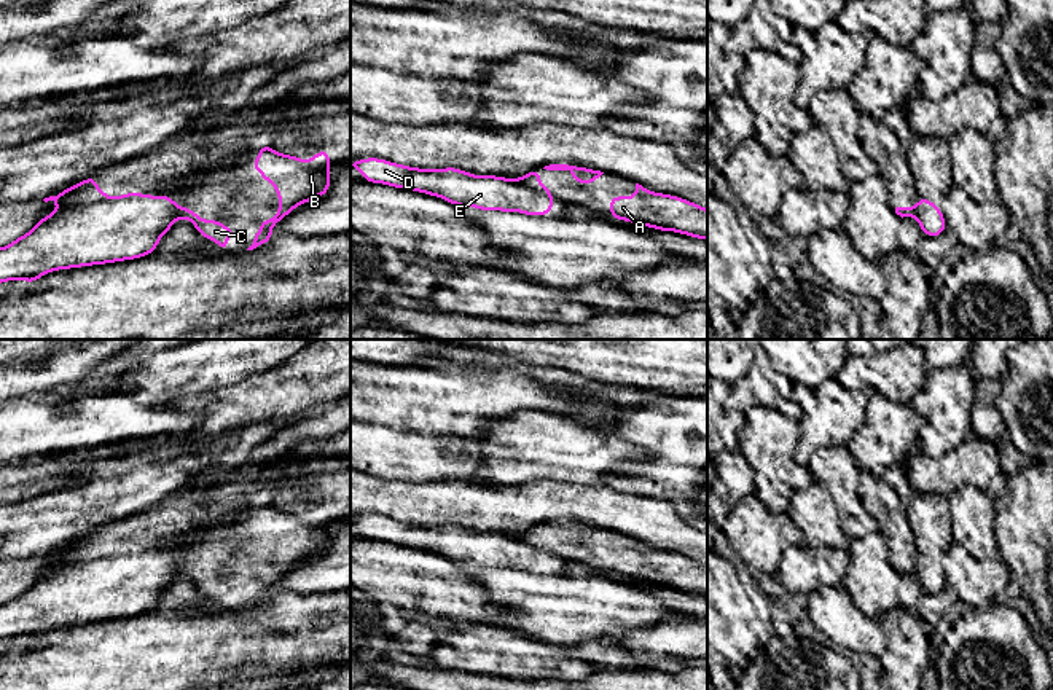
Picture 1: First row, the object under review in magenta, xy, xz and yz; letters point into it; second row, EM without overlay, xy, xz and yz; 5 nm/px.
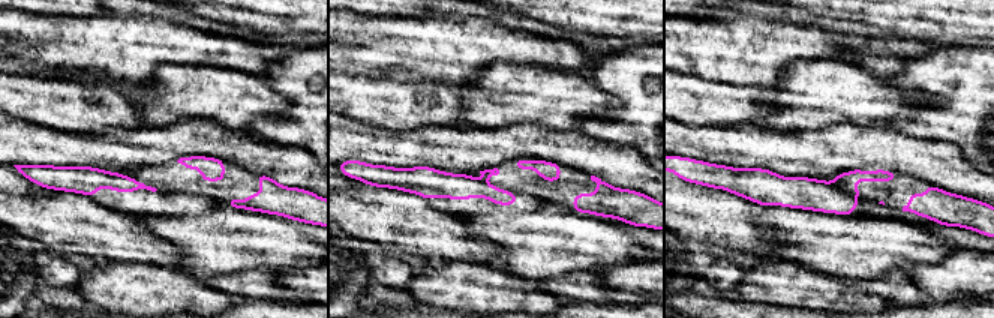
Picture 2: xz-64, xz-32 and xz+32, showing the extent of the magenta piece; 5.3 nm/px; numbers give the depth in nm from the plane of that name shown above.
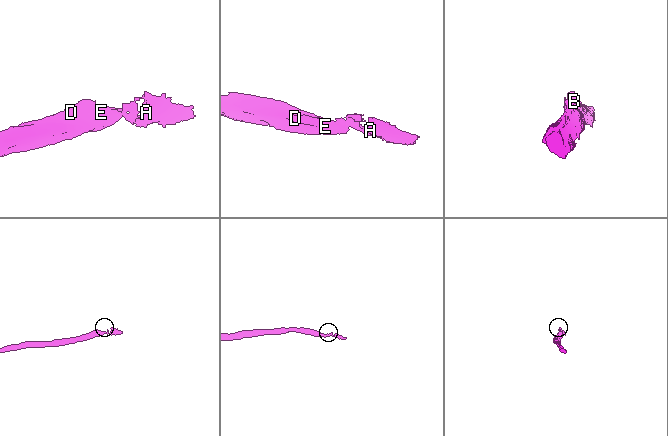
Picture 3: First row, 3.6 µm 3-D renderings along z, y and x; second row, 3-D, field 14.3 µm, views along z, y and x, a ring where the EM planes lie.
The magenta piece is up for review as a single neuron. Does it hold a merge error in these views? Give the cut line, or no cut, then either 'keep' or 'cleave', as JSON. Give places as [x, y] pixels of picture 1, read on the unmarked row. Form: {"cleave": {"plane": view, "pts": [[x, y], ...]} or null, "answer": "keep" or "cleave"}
{"cleave": {"plane": "xz", "pts": [[531, 542], [551, 553]]}, "answer": "cleave"}

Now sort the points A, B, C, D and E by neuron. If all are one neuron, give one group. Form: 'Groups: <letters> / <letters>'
Groups: A B C / D E

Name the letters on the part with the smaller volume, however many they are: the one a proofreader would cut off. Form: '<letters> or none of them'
A, B, C

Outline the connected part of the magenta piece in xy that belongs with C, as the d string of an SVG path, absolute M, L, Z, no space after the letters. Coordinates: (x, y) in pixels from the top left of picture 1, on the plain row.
M182 564L180 572L190 577L202 594L217 599L221 609L228 607L228 598L234 590L233 583L223 583L220 577L204 577L190 564Z

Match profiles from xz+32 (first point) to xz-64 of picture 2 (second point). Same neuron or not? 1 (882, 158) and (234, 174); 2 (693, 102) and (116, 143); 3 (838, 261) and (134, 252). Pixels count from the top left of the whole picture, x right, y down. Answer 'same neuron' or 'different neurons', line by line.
1: different neurons
2: different neurons
3: different neurons

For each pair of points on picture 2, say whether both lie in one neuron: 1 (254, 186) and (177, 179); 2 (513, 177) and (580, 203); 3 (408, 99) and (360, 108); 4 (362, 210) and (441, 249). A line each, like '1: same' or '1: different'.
1: same
2: same
3: same
4: same

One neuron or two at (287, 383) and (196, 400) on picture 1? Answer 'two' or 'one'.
one

